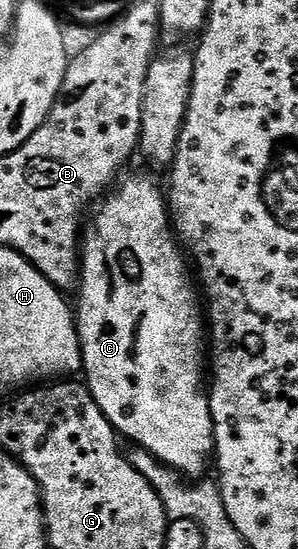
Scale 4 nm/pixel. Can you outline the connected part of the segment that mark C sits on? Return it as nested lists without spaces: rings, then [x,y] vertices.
[[[128,176],[121,181],[121,184],[123,183],[122,188],[121,184],[115,187],[93,209],[93,212],[95,211],[94,221],[91,224],[89,221],[88,227],[84,232],[84,239],[80,244],[80,283],[76,288],[76,293],[78,292],[76,323],[78,325],[78,341],[82,343],[82,372],[84,373],[84,383],[89,388],[92,398],[100,406],[102,413],[108,418],[108,422],[114,428],[115,432],[121,434],[125,439],[127,436],[128,439],[135,440],[138,443],[135,445],[141,451],[152,453],[161,464],[174,469],[175,472],[181,474],[183,477],[202,478],[205,477],[202,475],[205,474],[206,467],[209,464],[211,467],[212,457],[214,456],[214,423],[212,422],[212,414],[210,413],[210,393],[208,391],[207,381],[202,381],[204,308],[200,303],[200,292],[196,287],[196,280],[192,275],[191,265],[188,263],[187,257],[184,255],[183,249],[176,239],[176,233],[172,227],[172,217],[168,211],[168,200],[164,195],[163,189],[161,192],[154,185],[154,180],[150,176]]]

